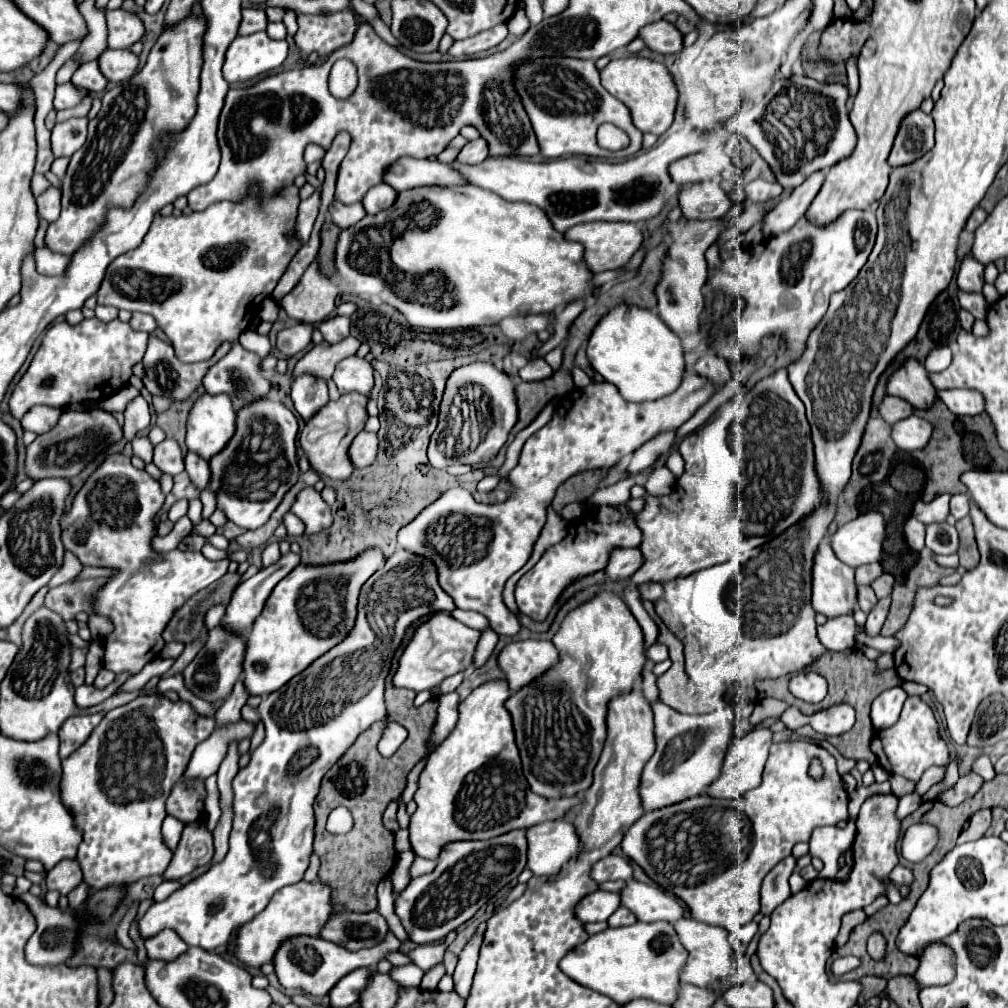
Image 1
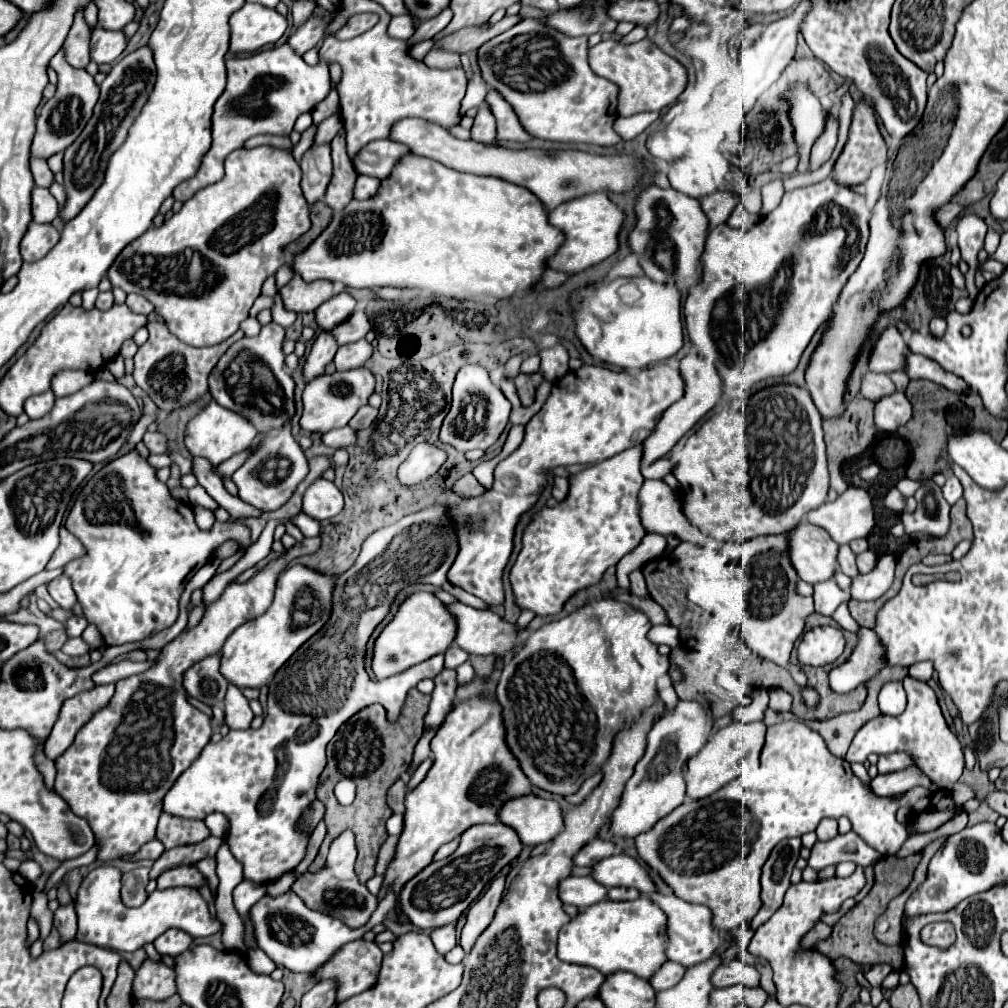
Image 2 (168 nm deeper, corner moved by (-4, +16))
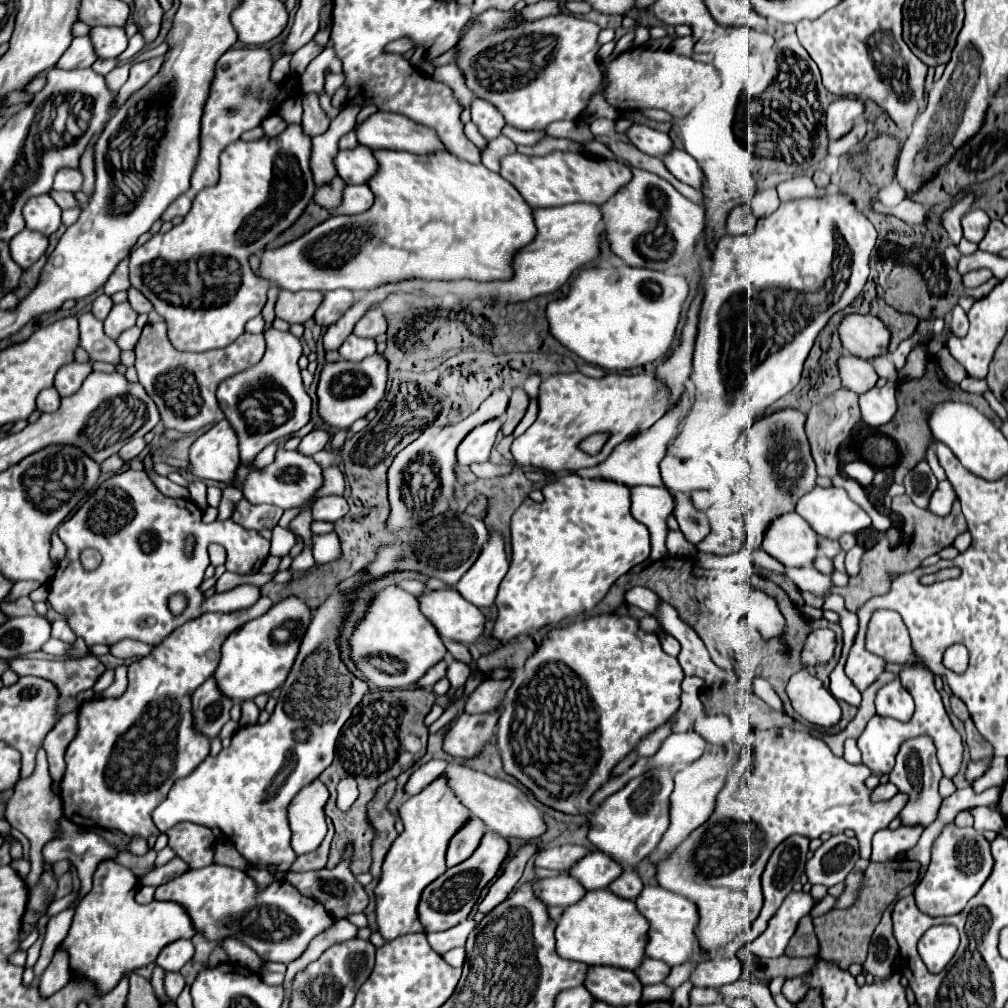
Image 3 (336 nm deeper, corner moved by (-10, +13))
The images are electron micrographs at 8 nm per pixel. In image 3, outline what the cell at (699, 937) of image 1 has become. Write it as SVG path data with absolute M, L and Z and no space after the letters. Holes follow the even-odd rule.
M646 885L644 891L636 897L636 905L640 913L650 921L650 931L648 931L648 957L650 959L660 959L668 965L680 965L690 961L698 951L698 939L696 939L696 923L698 923L698 907L672 891L666 891L662 887L650 887Z

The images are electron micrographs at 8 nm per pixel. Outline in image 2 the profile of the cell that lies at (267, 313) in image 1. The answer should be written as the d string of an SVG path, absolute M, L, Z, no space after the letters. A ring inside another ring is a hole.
M276 294L274 300L276 300L276 304L274 304L274 308L272 308L272 318L274 318L274 322L280 324L282 328L292 326L294 320L296 320L296 314L294 314L294 312L286 312L286 308L282 308L282 302L280 302L280 296L278 296L278 294Z

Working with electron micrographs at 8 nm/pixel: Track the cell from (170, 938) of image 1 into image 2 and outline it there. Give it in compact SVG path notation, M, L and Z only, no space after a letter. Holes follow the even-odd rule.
M170 930L164 932L162 936L158 936L158 940L154 940L154 948L164 954L164 956L180 956L182 952L186 952L192 944L192 938L186 936L186 932L178 932L178 930Z

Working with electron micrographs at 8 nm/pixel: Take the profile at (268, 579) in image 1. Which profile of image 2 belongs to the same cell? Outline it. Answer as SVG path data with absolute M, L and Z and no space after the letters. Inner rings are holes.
M304 538L282 558L272 560L250 582L230 584L222 596L208 606L204 618L194 628L182 630L160 650L150 670L116 684L116 694L108 706L92 714L78 730L72 746L56 760L58 774L54 790L68 802L76 816L88 820L96 840L102 844L98 852L100 862L134 854L142 844L156 838L164 794L210 742L210 718L188 702L182 684L184 672L206 656L218 654L226 636L240 624L264 614L272 602L274 582L286 562L314 554L320 542L320 538Z

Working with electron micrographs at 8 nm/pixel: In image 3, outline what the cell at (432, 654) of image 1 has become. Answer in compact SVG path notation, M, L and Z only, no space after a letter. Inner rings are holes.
M386 587L376 593L366 617L356 625L352 659L366 681L378 689L400 689L416 683L434 663L446 657L446 647L428 617L420 611L420 601L400 587Z

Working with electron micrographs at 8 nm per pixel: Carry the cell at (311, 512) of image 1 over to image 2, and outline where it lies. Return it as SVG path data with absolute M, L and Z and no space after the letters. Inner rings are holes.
M318 478L306 490L302 510L316 520L326 520L336 516L342 510L342 506L344 506L344 498L342 492L334 486L334 482Z

